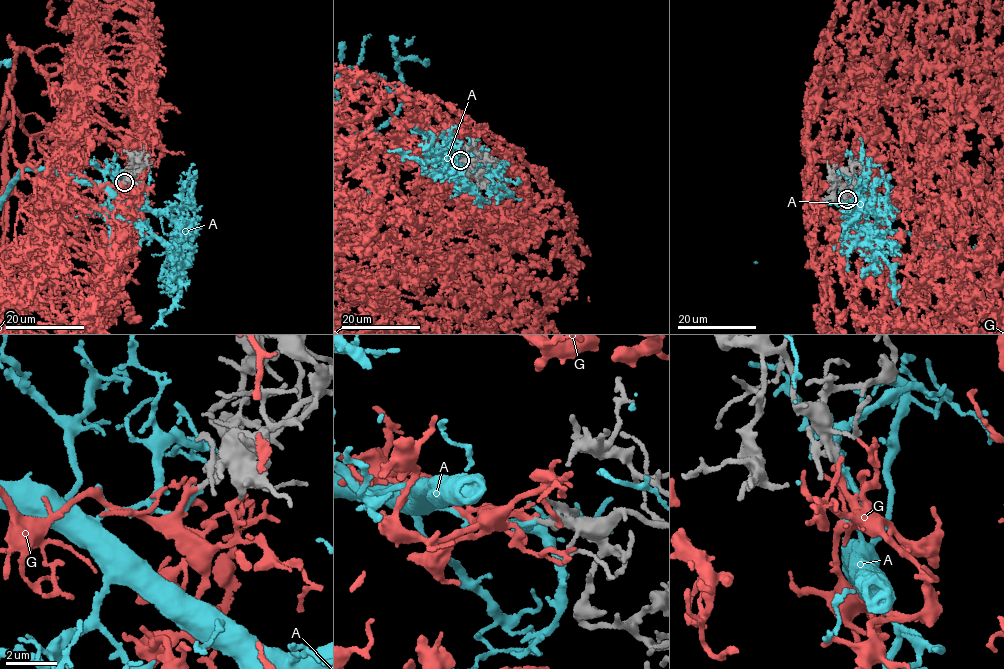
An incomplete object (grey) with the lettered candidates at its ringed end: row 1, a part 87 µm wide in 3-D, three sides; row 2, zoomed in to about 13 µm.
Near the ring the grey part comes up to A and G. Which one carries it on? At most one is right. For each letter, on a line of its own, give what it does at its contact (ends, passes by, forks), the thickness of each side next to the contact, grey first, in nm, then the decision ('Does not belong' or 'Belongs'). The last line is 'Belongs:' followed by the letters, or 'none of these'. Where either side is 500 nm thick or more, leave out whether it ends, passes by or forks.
A: It ends there. Thickness 160 nm (grey) against 200 nm. Does not belong
G: It ends there. Thickness 160 nm (grey) against 300 nm. Belongs
Belongs: G

